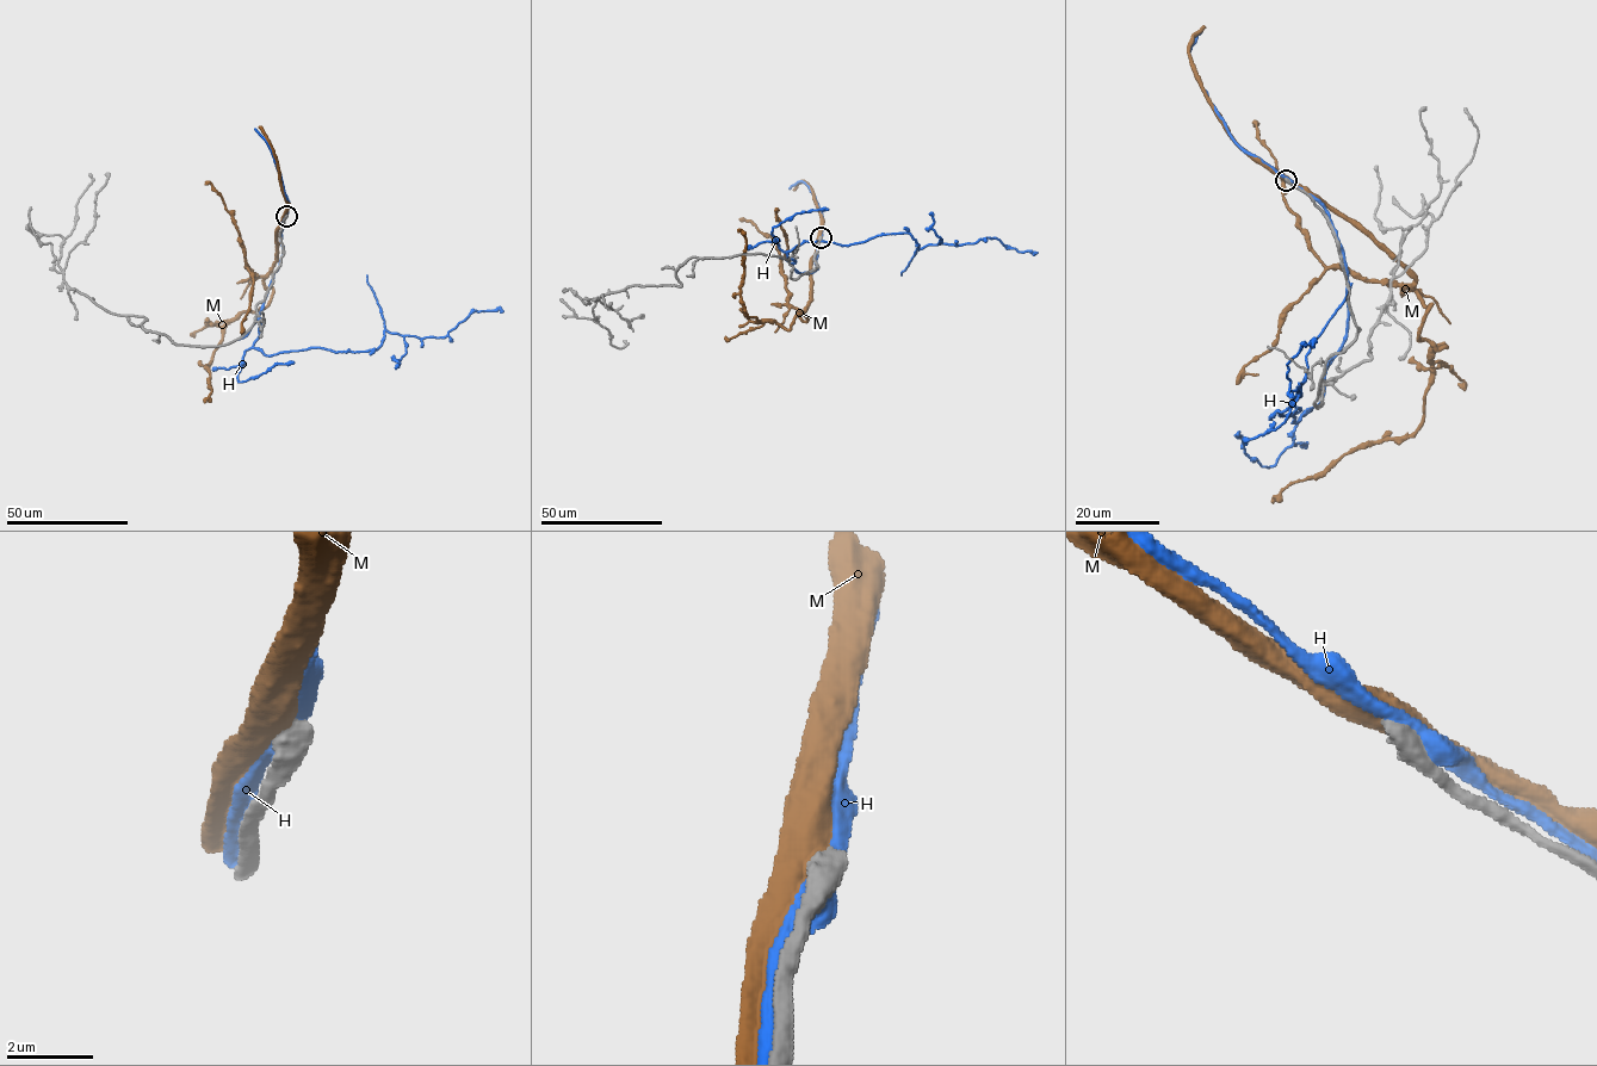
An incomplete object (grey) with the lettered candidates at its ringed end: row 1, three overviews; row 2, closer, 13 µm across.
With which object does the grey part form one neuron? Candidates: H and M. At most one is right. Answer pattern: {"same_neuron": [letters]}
{"same_neuron": []}

